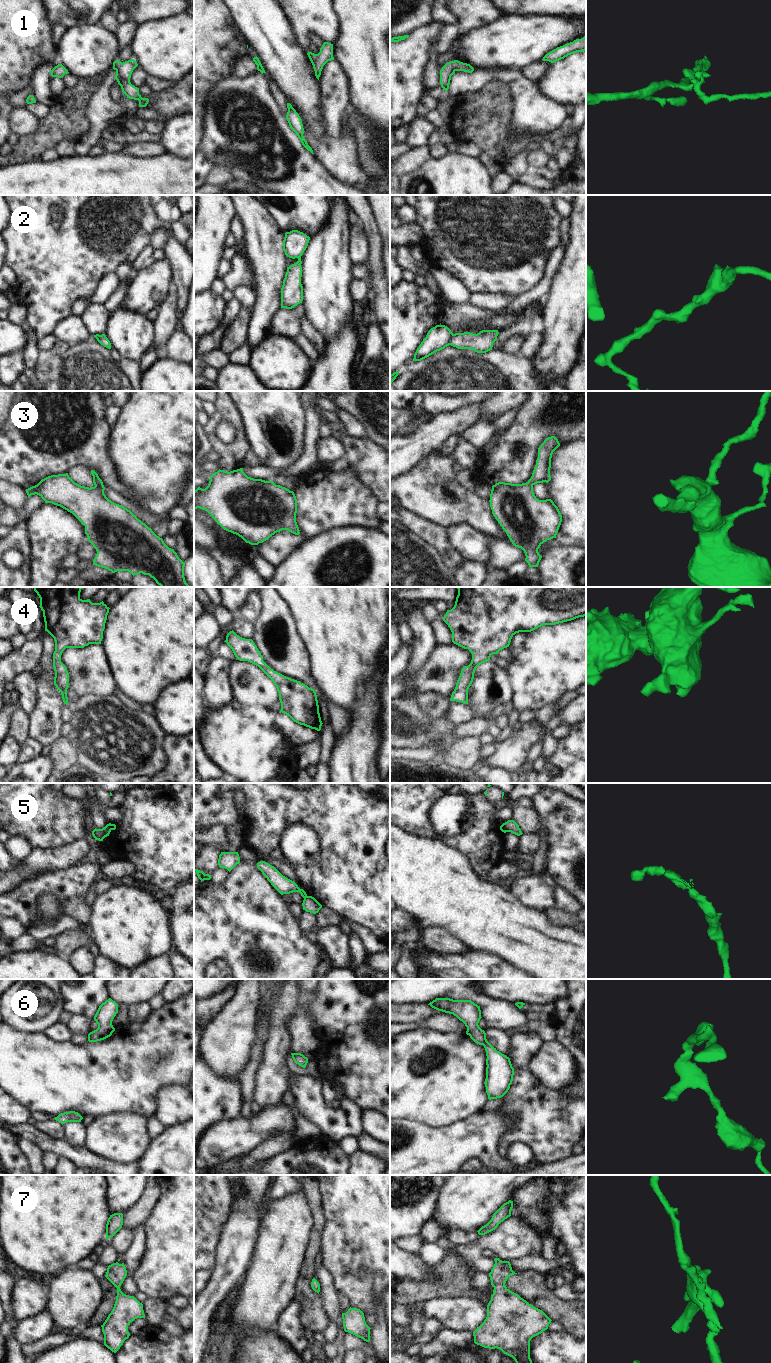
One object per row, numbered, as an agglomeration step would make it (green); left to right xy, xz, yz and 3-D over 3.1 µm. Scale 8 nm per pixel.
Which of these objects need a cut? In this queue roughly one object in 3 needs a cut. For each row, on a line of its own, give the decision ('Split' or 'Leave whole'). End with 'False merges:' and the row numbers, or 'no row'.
1: Leave whole
2: Split
3: Leave whole
4: Leave whole
5: Split
6: Leave whole
7: Leave whole
False merges: 2, 5

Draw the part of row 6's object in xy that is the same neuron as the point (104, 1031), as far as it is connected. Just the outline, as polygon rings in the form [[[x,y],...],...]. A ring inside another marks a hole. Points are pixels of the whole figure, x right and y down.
[[[111,998],[102,1003],[94,1016],[98,1028],[88,1034],[88,1041],[97,1042],[110,1037],[115,1031],[112,1021],[117,1013],[118,1004]]]

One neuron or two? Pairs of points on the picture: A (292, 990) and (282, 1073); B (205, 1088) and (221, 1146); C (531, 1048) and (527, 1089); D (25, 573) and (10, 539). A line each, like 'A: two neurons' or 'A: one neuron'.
A: one neuron
B: two neurons
C: two neurons
D: one neuron

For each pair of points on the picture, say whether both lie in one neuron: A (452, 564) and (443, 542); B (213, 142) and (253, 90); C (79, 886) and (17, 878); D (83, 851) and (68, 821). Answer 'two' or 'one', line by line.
A: one
B: one
C: two
D: two

